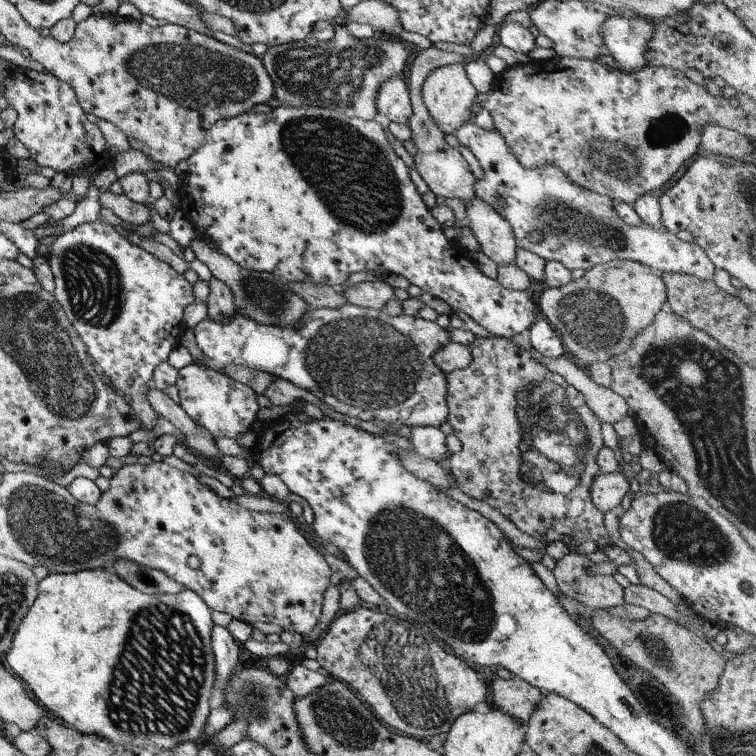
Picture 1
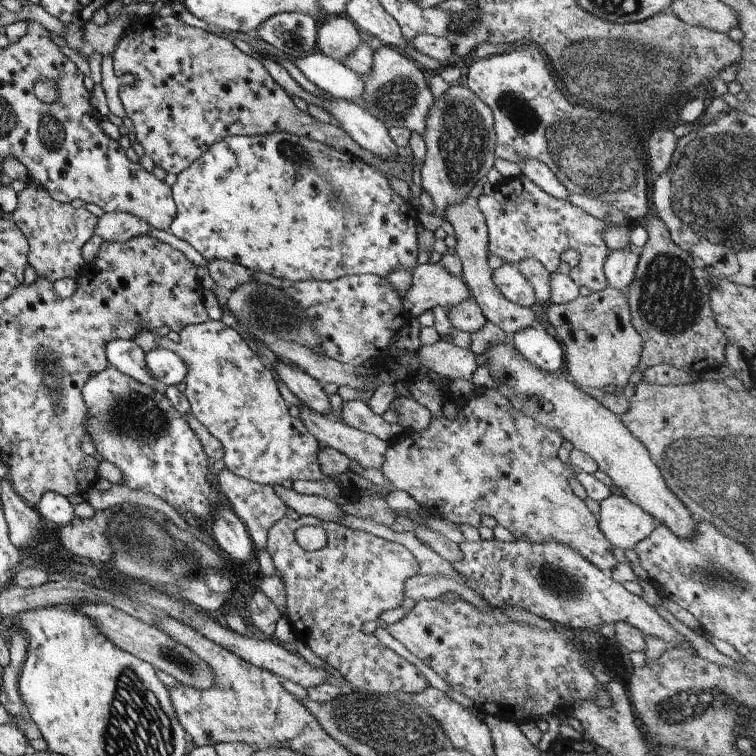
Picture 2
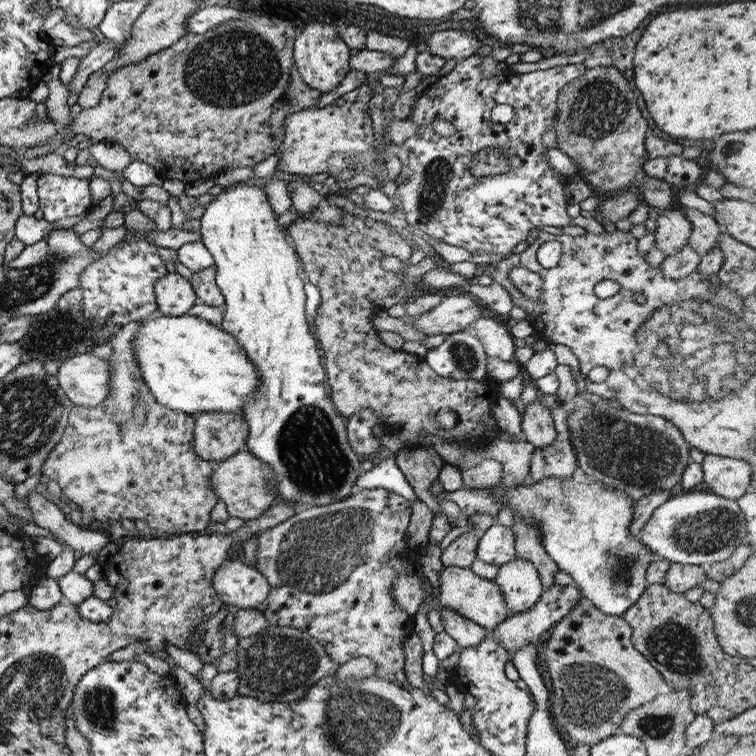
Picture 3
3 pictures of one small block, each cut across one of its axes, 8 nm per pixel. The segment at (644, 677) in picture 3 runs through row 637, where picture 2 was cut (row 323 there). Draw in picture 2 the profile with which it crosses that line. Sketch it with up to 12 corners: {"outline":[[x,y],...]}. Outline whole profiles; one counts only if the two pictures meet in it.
{"outline":[[625,291],[539,308],[579,388],[624,388],[642,340]]}

